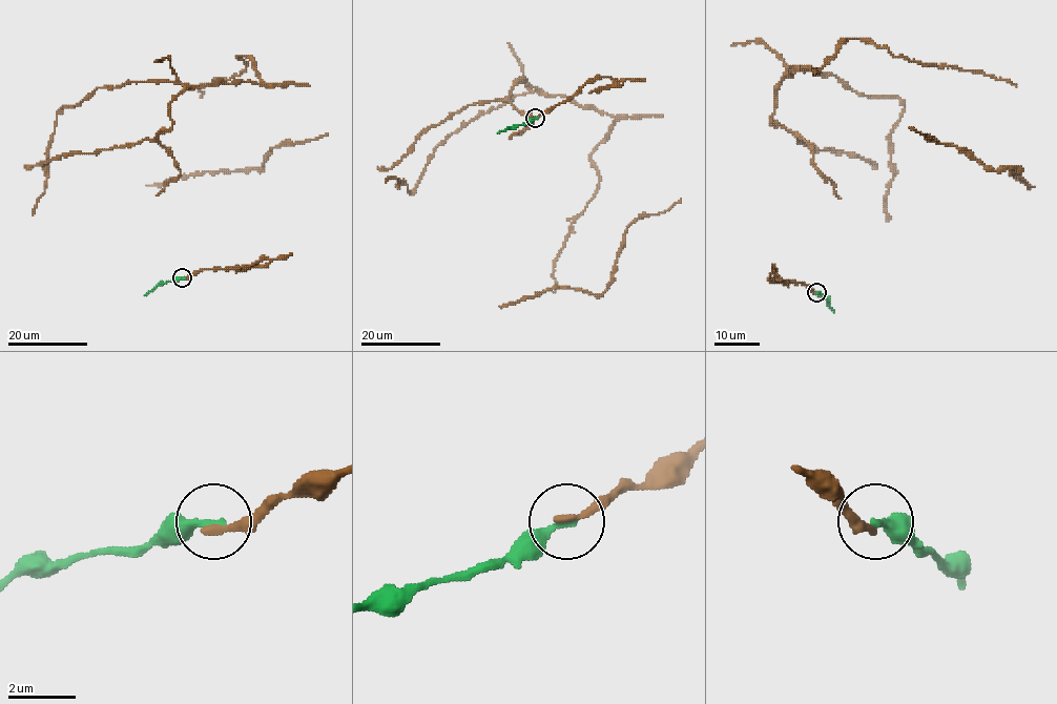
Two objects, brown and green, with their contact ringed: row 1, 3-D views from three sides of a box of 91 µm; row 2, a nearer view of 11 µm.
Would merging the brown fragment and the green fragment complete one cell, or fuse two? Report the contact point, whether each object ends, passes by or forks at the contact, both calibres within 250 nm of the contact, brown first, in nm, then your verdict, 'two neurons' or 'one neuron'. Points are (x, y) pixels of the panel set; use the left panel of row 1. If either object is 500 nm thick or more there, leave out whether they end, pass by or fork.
(182, 277) | brown ends | green ends | 240/280 nm | one neuron

